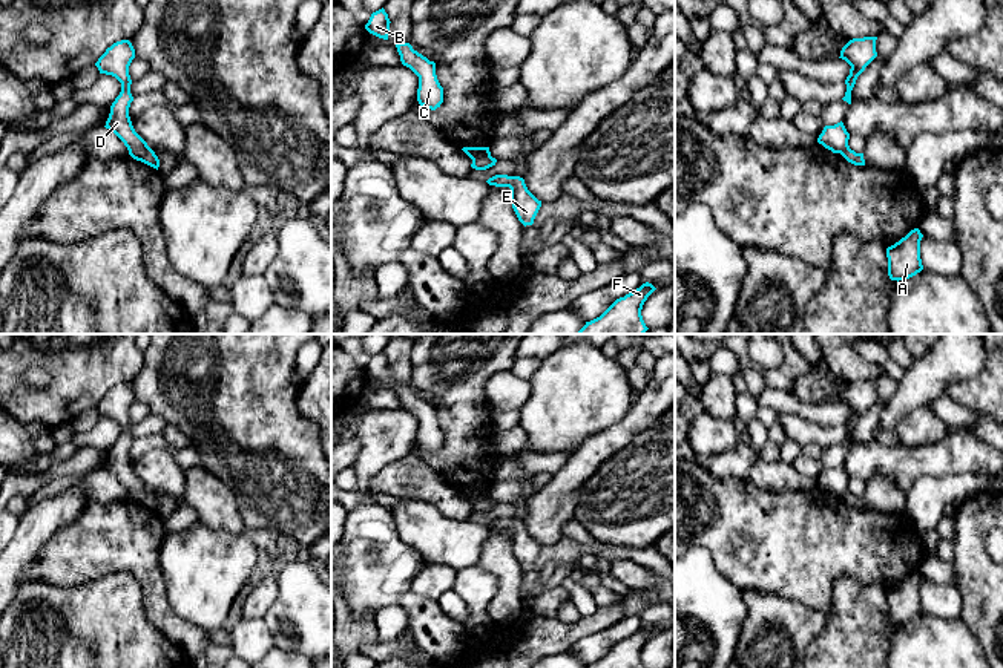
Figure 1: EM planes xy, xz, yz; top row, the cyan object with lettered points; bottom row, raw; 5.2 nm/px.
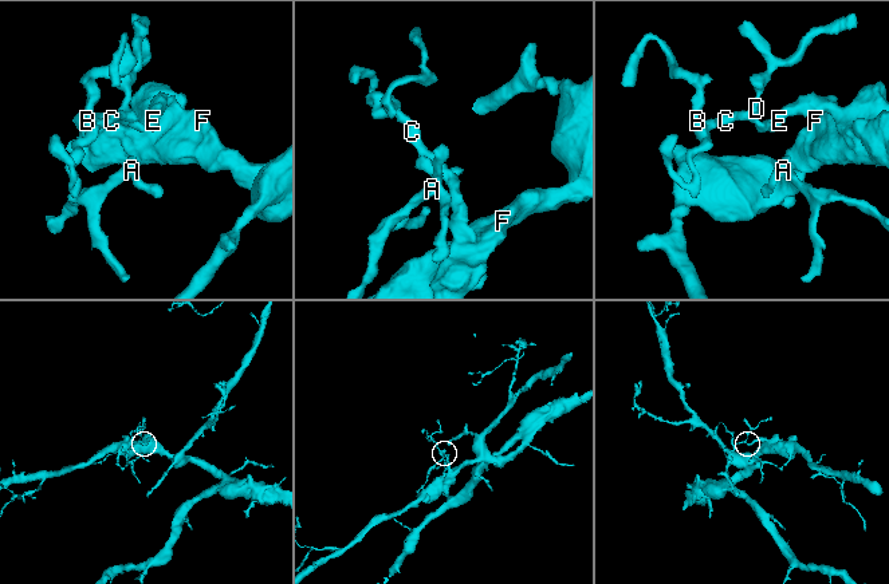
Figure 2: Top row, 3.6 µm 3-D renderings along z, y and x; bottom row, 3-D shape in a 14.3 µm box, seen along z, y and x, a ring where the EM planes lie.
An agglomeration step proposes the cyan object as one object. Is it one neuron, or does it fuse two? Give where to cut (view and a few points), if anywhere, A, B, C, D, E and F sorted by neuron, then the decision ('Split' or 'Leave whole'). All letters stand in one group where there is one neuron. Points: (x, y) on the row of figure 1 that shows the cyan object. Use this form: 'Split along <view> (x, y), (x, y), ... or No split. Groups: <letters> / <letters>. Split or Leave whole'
Split along xy (147, 146), (129, 152). Groups: A E F / B C D. Split

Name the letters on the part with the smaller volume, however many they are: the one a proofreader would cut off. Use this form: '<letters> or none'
B, C, D

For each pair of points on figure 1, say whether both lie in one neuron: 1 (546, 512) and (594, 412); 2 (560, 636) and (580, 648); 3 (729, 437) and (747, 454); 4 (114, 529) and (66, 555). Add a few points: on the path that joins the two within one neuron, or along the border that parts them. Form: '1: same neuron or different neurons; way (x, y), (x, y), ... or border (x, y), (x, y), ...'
1: different neurons; border (609, 425), (591, 434), (571, 454)
2: different neurons; border (606, 627), (582, 636), (566, 650)
3: different neurons; border (741, 443), (716, 454), (703, 454)
4: same neuron; way (101, 540), (78, 553)

